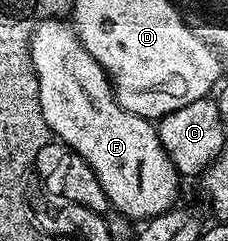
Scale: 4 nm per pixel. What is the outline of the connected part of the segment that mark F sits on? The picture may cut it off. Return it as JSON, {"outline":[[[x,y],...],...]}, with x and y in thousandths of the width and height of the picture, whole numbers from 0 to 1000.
{"outline":[[[276,79],[175,91],[136,154],[136,257],[171,332],[180,477],[197,510],[254,581],[338,627],[355,660],[408,693],[408,726],[425,726],[443,793],[461,793],[469,846],[500,880],[548,892],[583,925],[610,925],[632,909],[702,900],[781,838],[768,830],[785,817],[794,726],[715,618],[693,531],[649,490],[583,477],[522,440],[482,332],[408,228],[373,212],[325,100],[289,104]]]}

